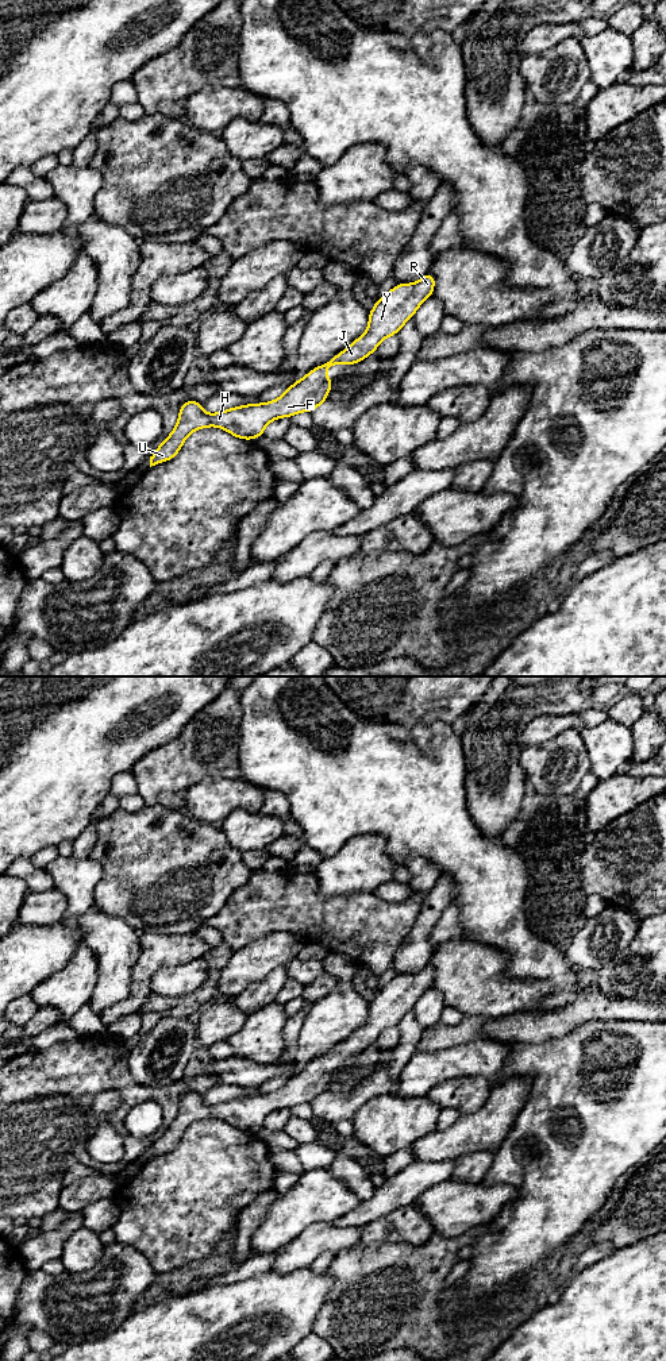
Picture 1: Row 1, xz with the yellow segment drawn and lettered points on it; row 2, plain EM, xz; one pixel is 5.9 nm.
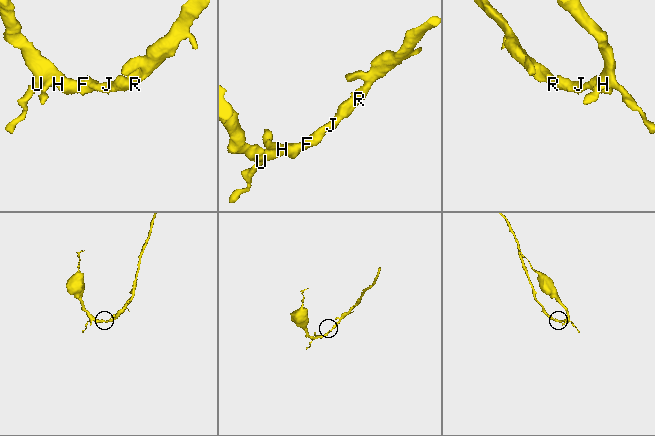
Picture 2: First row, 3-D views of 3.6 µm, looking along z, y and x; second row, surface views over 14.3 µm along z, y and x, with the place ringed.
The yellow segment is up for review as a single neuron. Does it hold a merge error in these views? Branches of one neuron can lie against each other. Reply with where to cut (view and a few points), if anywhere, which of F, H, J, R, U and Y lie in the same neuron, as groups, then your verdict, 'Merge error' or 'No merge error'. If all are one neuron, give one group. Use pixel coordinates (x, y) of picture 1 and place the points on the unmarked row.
No split. Groups: F H J R U Y. No merge error

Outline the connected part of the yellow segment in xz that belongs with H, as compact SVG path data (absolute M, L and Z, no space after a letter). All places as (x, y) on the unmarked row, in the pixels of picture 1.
M431 963L417 973L397 975L377 991L369 1003L367 1022L362 1028L322 1057L312 1060L274 1092L247 1095L211 1106L203 1102L201 1094L185 1092L180 1099L176 1119L151 1145L150 1158L173 1150L186 1129L196 1121L219 1118L238 1130L251 1131L262 1127L266 1117L276 1110L290 1110L300 1103L313 1103L327 1092L327 1086L335 1075L326 1068L327 1060L335 1056L359 1055L376 1044L385 1029L397 1026L401 1018L413 1009L416 1000L432 987L434 979L435 968Z

